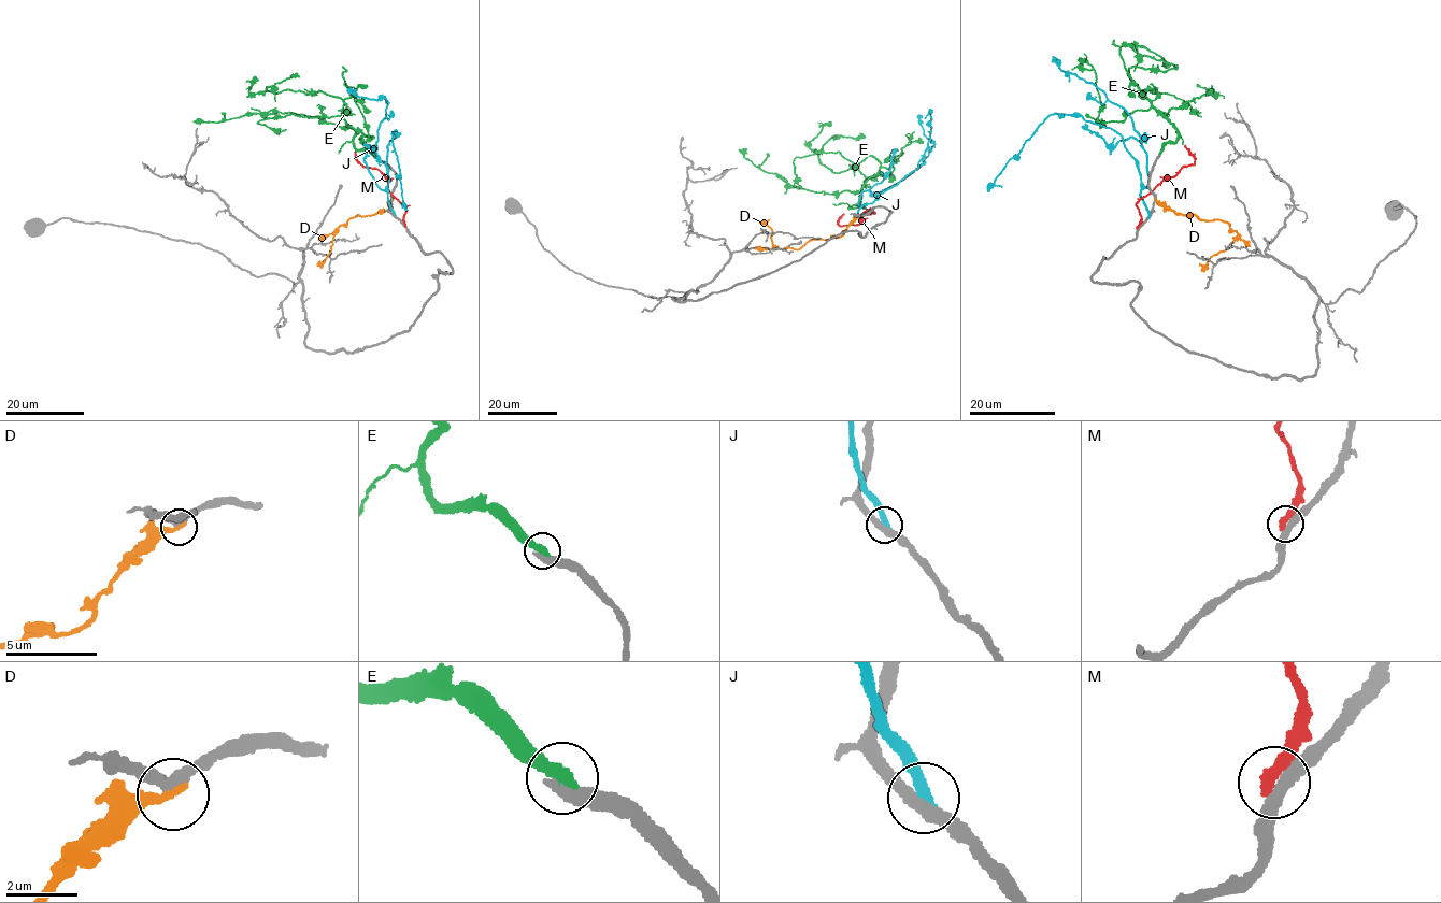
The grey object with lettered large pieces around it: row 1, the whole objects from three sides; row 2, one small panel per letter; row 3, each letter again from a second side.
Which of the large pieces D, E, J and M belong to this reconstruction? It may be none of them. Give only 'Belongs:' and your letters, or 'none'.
Belongs: E

